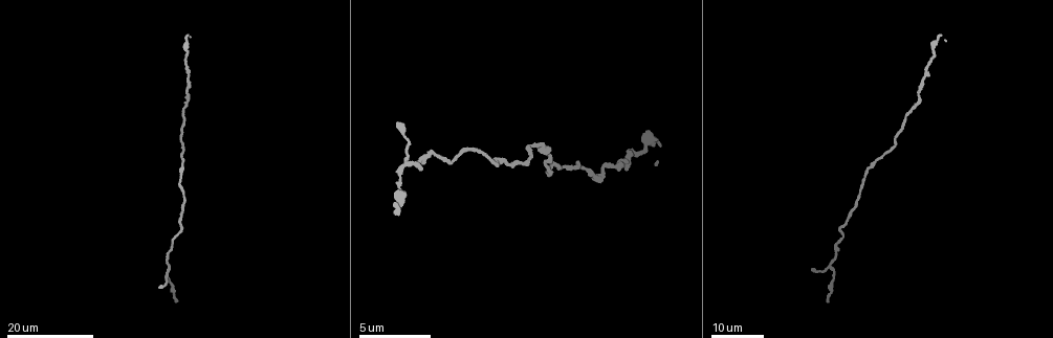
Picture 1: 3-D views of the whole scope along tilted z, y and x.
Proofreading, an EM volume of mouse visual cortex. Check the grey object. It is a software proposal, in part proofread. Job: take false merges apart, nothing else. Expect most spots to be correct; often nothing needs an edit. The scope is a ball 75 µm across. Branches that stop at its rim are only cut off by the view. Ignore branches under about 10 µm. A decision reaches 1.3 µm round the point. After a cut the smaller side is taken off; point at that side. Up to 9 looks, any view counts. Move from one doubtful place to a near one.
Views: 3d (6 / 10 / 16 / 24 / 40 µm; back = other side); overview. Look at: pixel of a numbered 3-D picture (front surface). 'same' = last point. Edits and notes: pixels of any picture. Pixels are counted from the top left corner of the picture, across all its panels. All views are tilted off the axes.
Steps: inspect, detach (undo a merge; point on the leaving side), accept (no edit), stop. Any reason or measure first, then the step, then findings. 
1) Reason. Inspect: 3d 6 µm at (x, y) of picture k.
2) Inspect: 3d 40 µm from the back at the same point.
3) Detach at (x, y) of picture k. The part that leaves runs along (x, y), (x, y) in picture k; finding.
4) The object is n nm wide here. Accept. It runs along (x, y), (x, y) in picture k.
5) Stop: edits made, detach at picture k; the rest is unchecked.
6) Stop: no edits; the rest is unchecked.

Calibre changes. Inspect: 3d 24 µm at (846, 220) of picture 1.

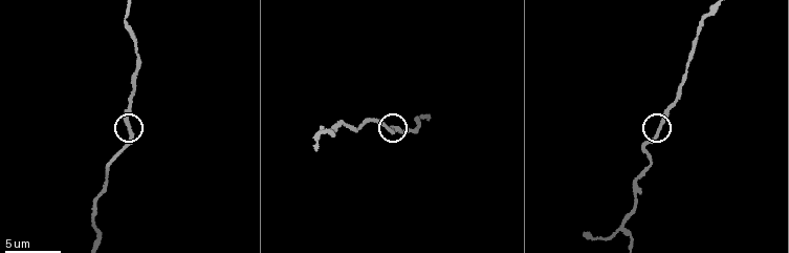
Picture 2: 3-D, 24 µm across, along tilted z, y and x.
Inspect: 3d 6 µm at (656, 131) of picture 2.

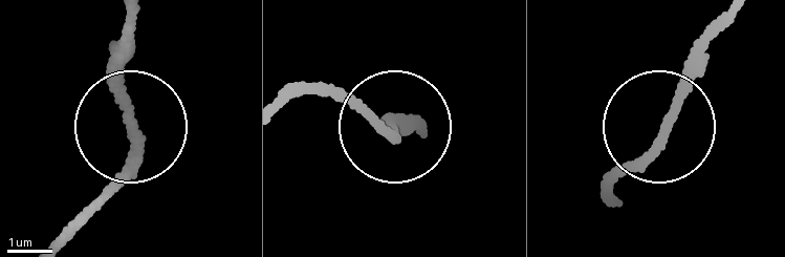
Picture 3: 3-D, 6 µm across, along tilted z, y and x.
The object is 200 nm wide here. Accept. It runs along (133, 24), (133, 138), (90, 216) in picture 3; all the same neuron.

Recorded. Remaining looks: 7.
Calibre changes. Inspect: 3d 10 µm at (317, 135) of picture 2.

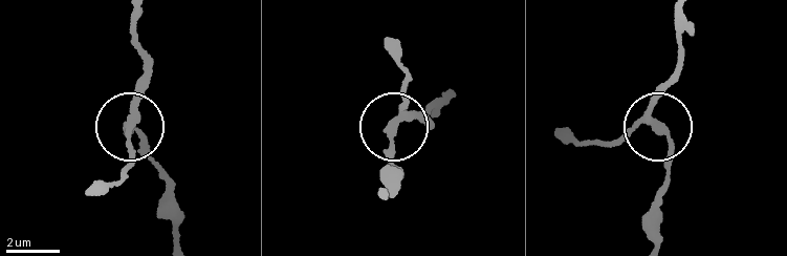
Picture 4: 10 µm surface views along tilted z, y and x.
Accept. It runs along (681, 14), (679, 65), (654, 110), (669, 145), (669, 180) in picture 4; all the same neuron.

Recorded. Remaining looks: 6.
Narrows sharply. Inspect: 3d 6 µm at (108, 173) of picture 2.

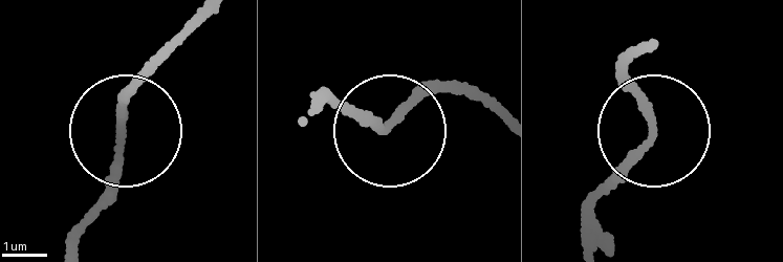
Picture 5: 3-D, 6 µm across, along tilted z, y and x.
Accept. It runs along (647, 49), (625, 85), (651, 140), (582, 199) in picture 5; all the same neuron.

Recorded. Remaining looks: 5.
Inspect: 3d 24 µm at (182, 167) of picture 1.

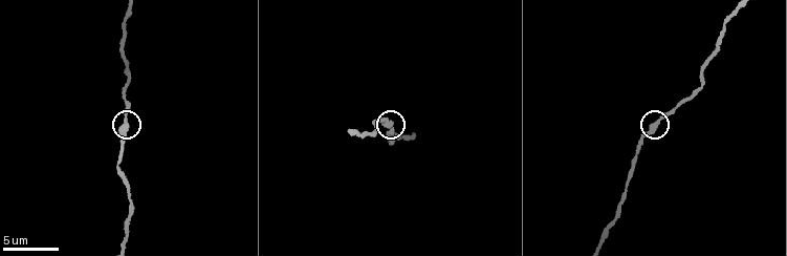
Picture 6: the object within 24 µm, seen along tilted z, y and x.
Inspect: 3d 10 µm at (655, 126) of picture 6.

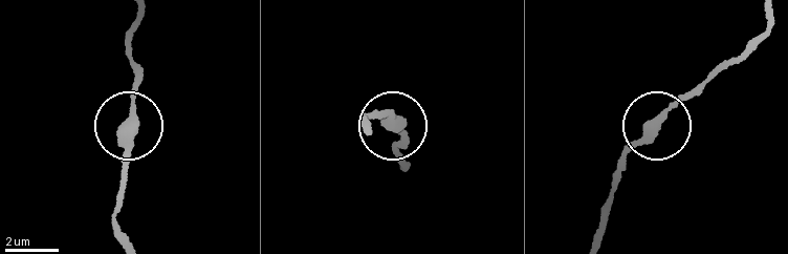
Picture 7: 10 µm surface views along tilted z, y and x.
Accept. One neuron here.

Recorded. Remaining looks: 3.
Stop: no edits; the rest is unchecked.

